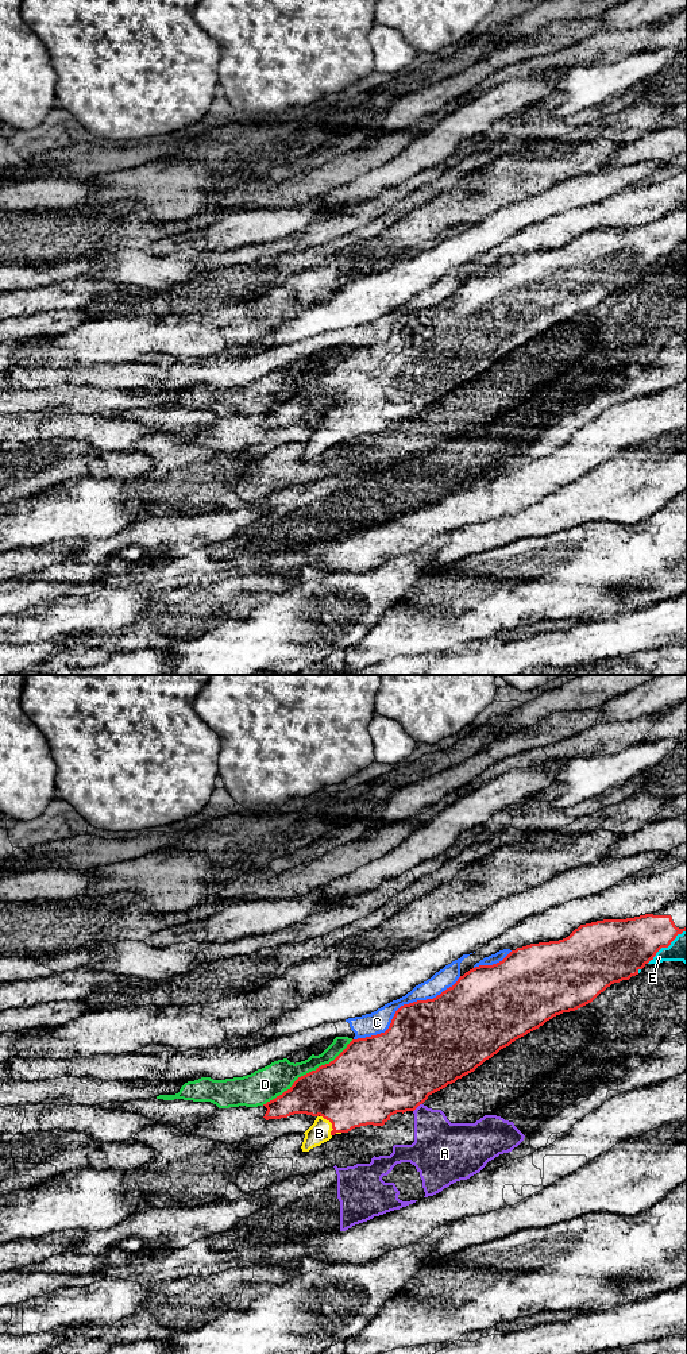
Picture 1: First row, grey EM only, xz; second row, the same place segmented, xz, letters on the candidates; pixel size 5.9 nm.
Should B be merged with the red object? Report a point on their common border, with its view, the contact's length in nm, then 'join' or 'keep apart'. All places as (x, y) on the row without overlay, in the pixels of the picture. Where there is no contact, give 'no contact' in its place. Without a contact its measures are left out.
xz (332, 434) | 140 nm | join

